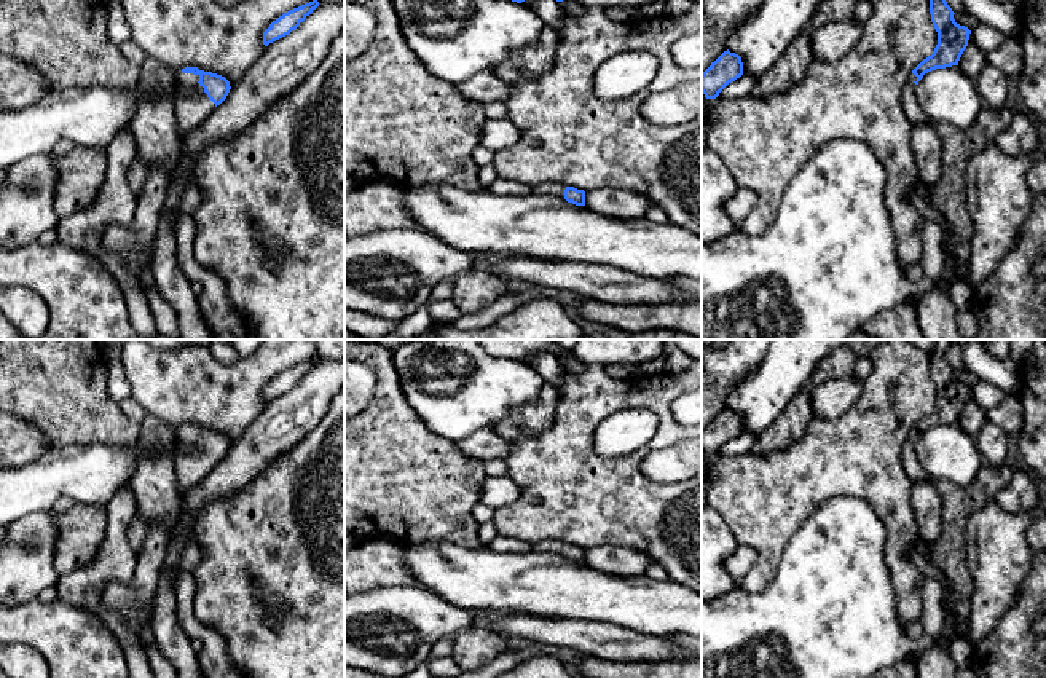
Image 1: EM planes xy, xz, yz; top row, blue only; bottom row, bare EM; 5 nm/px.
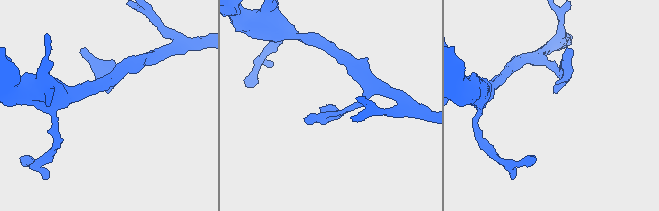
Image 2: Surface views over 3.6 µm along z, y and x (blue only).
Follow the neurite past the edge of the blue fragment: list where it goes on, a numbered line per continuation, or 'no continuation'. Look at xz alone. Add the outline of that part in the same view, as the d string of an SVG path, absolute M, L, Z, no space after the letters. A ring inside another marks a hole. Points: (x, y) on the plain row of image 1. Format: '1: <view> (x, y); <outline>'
1: xz (557, 547); M541 541L533 544L533 552L547 552L564 557L566 544L563 541Z

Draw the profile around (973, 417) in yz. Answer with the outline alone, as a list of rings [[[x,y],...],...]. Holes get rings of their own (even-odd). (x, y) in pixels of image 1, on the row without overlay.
[[[968,400],[966,407],[963,408],[958,418],[958,424],[973,439],[976,439],[985,421],[987,421],[987,413],[971,400]]]

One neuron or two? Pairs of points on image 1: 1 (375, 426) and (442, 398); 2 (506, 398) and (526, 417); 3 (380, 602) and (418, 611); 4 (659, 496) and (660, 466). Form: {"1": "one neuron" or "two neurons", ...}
{"1": "two neurons", "2": "two neurons", "3": "one neuron", "4": "two neurons"}

